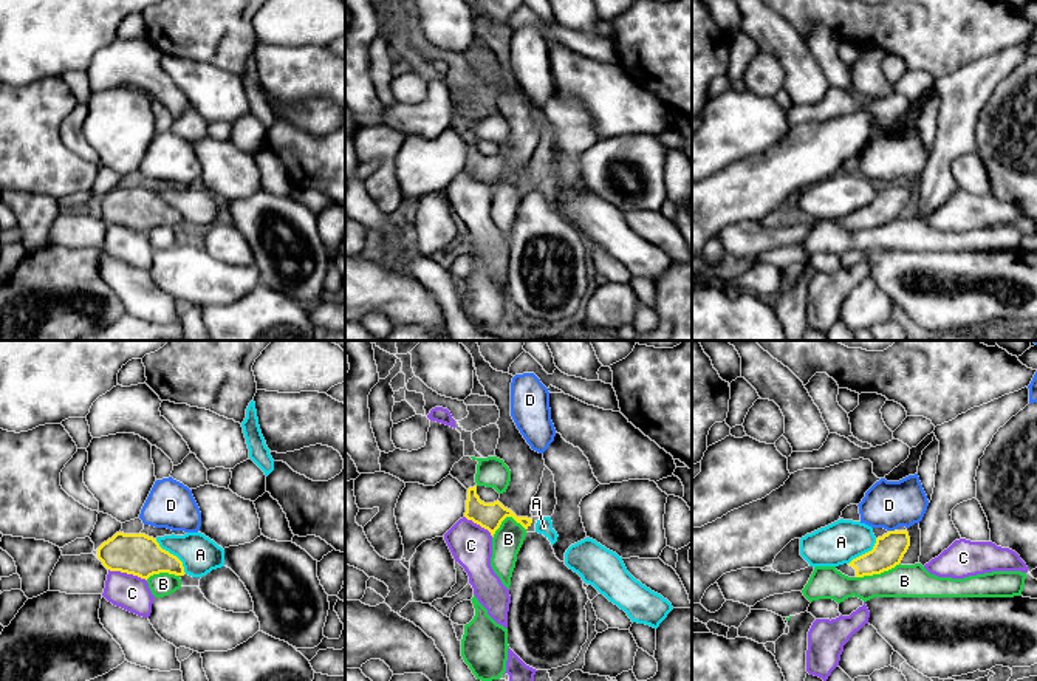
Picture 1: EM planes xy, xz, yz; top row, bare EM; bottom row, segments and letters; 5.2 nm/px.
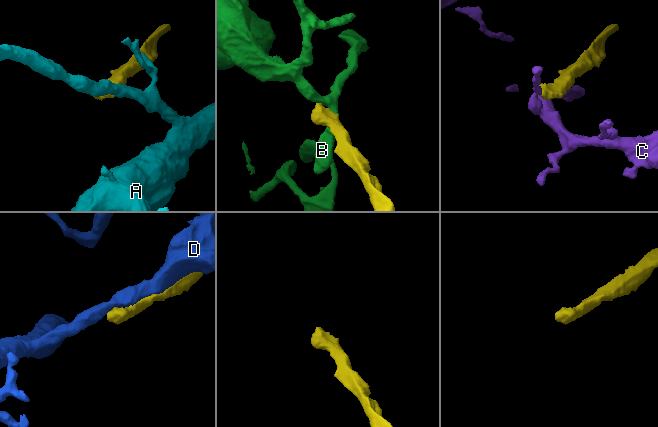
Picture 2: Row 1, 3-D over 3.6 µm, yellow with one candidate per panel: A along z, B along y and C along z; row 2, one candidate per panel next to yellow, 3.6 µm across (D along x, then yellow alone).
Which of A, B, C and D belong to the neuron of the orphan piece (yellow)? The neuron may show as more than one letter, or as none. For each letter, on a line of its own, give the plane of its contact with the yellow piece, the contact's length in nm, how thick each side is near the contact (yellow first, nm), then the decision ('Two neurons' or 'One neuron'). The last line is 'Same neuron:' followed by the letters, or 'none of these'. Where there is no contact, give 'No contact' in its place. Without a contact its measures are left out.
A: Touches yellow in xy. Shared border 240 nm. Thickness 220 nm (yellow) against 200 nm. Two neurons
B: Touches yellow in yz. Shared border 240 nm. Thickness 160 nm (yellow) against 180 nm. Two neurons
C: Touches yellow in xy. Shared border 220 nm. Thickness 220 nm (yellow) against 190 nm. Two neurons
D: Touches yellow in yz. Shared border 40 nm. Thickness 160 nm (yellow) against 240 nm. Two neurons
Same neuron: none of these

